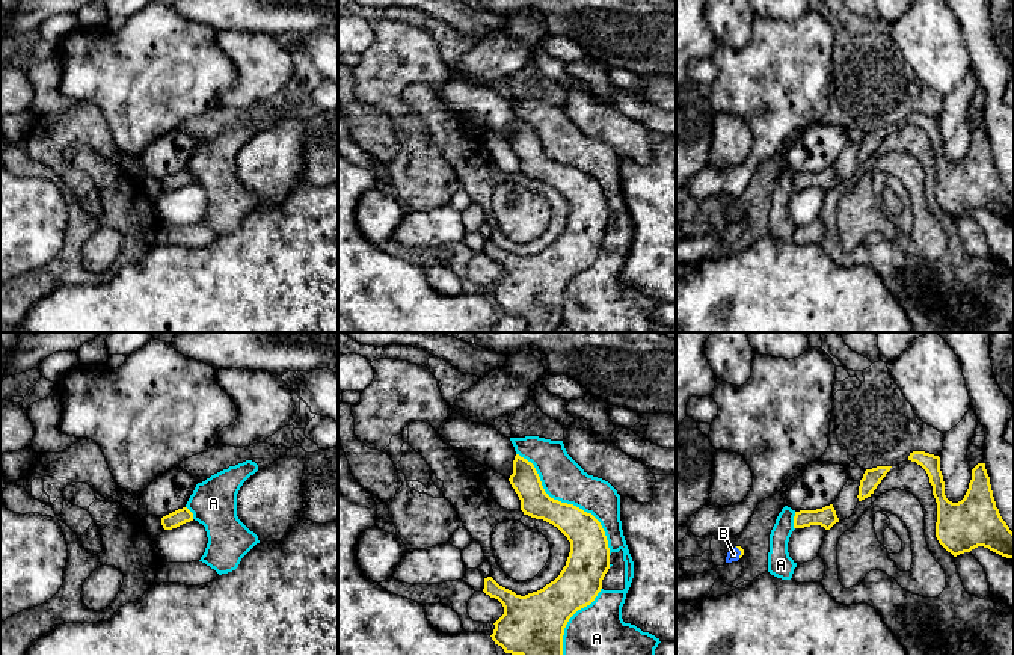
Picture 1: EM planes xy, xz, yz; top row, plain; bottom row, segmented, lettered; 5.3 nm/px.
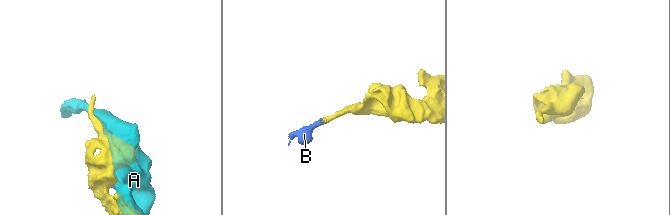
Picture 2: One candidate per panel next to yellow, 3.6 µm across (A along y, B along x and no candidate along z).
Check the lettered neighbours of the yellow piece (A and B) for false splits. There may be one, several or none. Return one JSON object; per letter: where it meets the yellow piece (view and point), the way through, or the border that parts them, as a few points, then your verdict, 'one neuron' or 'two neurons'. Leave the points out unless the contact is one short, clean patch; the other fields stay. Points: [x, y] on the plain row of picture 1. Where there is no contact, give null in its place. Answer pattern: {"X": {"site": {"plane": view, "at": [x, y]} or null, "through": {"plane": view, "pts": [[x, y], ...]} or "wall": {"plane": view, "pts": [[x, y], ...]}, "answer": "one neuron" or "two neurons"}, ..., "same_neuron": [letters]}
{"A": {"site": {"plane": "xz", "at": [566, 165]}, "answer": "two neurons"}, "B": {"site": {"plane": "yz", "at": [741, 215]}, "through": {"plane": "yz", "pts": [[740, 210], [741, 215], [734, 216]]}, "answer": "one neuron"}, "same_neuron": ["B"]}

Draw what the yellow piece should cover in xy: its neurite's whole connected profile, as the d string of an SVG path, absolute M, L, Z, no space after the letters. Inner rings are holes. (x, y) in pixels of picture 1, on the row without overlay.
M183 169L163 178L161 187L164 192L172 192L190 183L193 183L193 175L187 169Z

